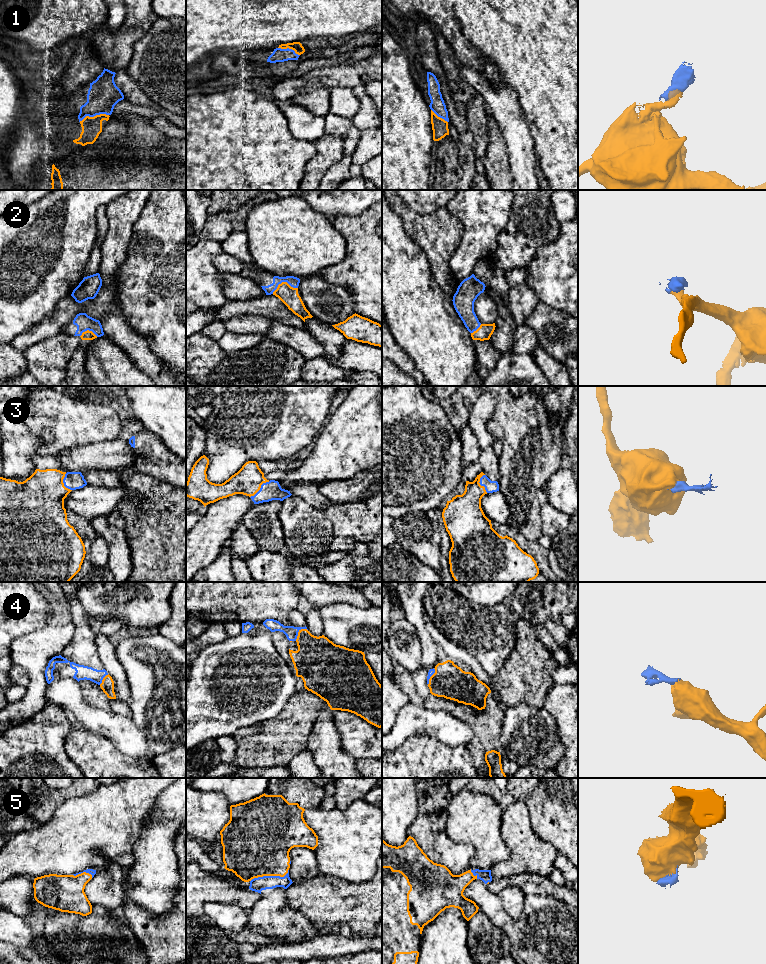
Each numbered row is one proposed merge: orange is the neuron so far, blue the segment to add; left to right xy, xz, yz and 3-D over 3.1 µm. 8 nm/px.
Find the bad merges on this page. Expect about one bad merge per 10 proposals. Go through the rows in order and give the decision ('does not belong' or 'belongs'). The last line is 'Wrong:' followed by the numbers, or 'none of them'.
1: belongs
2: belongs
3: belongs
4: belongs
5: belongs
Wrong: none of them

